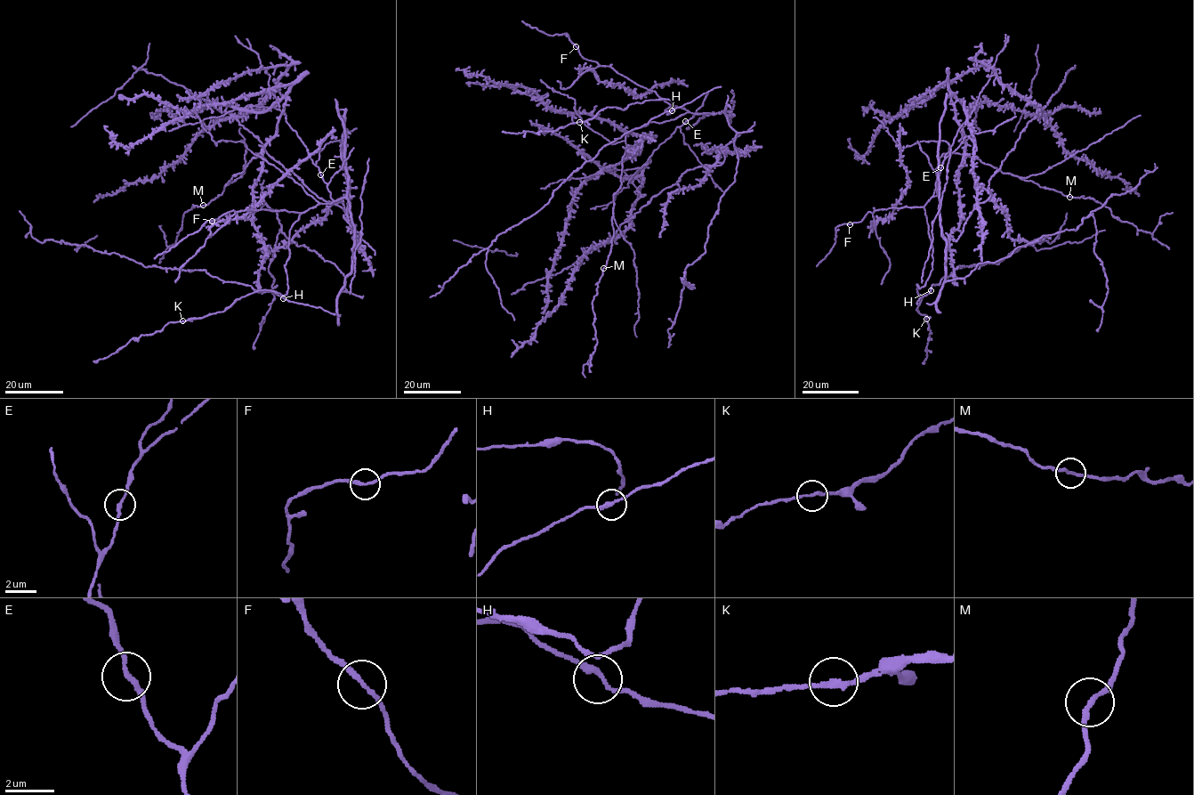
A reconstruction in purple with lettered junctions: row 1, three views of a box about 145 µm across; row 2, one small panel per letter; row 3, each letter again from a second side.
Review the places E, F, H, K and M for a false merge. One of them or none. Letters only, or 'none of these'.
none of these

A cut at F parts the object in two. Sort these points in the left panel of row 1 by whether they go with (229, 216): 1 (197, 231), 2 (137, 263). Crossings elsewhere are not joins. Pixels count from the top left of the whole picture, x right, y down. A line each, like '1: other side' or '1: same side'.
1: other side
2: same side

